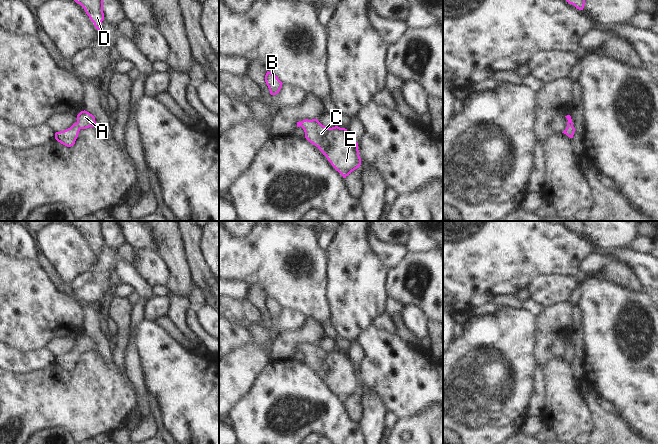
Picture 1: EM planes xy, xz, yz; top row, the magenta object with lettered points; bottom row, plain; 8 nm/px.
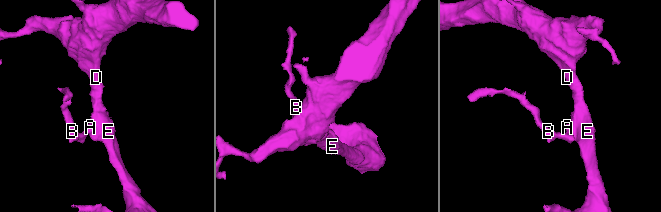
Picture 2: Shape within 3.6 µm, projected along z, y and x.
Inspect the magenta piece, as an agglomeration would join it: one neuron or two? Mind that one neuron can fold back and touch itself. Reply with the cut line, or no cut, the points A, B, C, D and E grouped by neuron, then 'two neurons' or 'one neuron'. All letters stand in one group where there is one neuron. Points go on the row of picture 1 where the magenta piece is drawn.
no cut | A B C D E | one neuron

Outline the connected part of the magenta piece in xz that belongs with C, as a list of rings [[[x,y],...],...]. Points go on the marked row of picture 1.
[[[317,119],[299,121],[297,127],[300,126],[305,138],[319,148],[343,178],[360,167],[358,143],[351,138],[347,129],[338,126],[328,128]]]

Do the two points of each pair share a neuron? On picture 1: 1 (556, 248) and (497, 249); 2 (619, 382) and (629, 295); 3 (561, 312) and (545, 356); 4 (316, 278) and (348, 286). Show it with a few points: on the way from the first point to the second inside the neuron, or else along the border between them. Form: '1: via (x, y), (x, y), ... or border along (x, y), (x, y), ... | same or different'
1: via (541, 248), (512, 248) | same
2: via (625, 360), (628, 335), (623, 330), (623, 317) | same
3: via (552, 323), (545, 331), (545, 345) | same
4: border along (328, 258), (328, 298), (331, 304) | different

